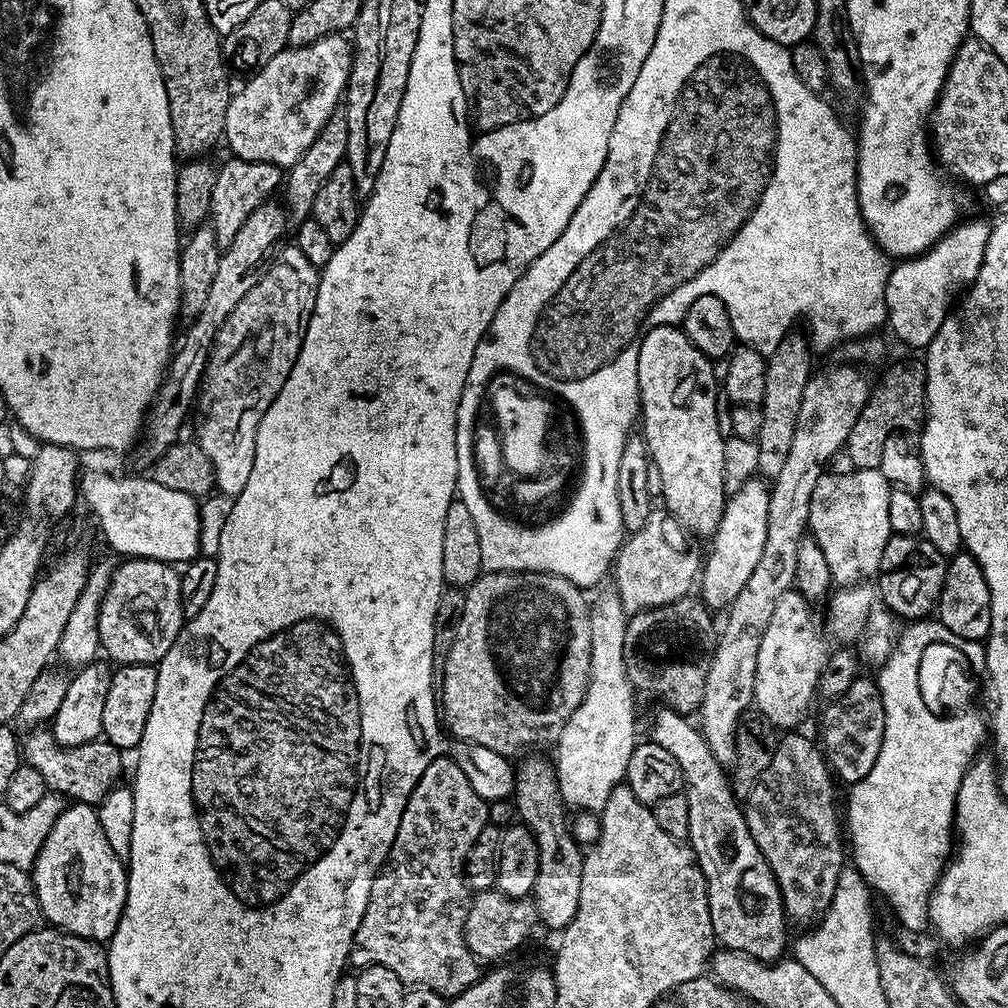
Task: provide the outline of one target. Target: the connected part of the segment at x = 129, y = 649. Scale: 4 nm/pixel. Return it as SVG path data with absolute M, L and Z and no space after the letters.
M128 558L120 563L124 564L115 565L112 581L108 583L108 589L100 603L98 638L103 655L108 655L109 661L117 660L115 663L120 666L126 664L159 665L161 658L170 650L170 646L174 646L181 628L186 623L182 610L180 572L173 565L163 564L160 560Z

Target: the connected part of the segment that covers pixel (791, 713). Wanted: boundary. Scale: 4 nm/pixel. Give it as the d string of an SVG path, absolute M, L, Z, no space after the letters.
M799 592L782 594L778 606L774 606L770 626L766 626L766 634L762 634L762 646L758 646L754 704L776 730L792 730L799 725L796 723L803 718L812 696L814 700L817 695L816 683L830 655L830 647L812 612Z

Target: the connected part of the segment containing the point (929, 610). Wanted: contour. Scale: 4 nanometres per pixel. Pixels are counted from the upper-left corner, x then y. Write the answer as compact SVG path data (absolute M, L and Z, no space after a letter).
M892 535L882 550L882 562L878 573L878 596L885 608L905 621L915 622L931 617L942 594L942 582L946 582L948 560L923 535Z

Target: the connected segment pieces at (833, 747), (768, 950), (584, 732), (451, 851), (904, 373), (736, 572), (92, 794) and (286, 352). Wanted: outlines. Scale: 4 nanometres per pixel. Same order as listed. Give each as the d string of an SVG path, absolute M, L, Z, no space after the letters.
M858 678L837 700L831 701L824 712L824 729L818 735L824 758L837 781L845 780L848 786L857 784L870 774L874 762L878 762L878 750L882 750L882 738L886 730L886 714L882 706L880 685L875 679Z
M663 706L657 707L657 709L657 712L652 716L652 736L650 736L650 740L651 743L662 746L662 750L667 750L682 766L682 774L684 775L684 787L682 791L686 798L686 802L690 802L690 834L688 835L687 843L690 845L692 853L695 854L698 866L706 878L708 901L710 902L710 922L712 923L712 929L714 930L716 939L727 951L741 952L742 954L753 956L765 962L775 962L785 955L784 947L786 947L786 949L789 947L790 937L788 938L788 928L790 929L790 921L788 917L784 915L784 903L782 902L782 894L780 893L778 882L774 878L774 874L770 870L770 866L766 862L762 850L758 850L758 842L754 842L754 834L750 834L750 826L744 817L744 809L741 801L737 799L735 793L732 791L732 780L730 779L729 773L726 771L725 765L720 764L718 758L714 758L714 750L710 750L710 746L706 742L706 738L700 733L699 727L697 727L693 721L691 724L691 722L688 721L691 719L689 719L687 715L675 712L674 709Z
M601 587L595 593L590 604L590 678L588 689L574 714L570 714L570 722L562 726L562 734L554 745L554 763L560 793L569 809L599 814L603 812L606 802L610 802L610 794L628 775L630 754L636 749L636 700L637 693L626 674L624 651L626 650L626 626L629 613L624 611L622 598L615 587Z
M441 755L430 762L430 766L426 766L422 778L418 778L406 802L398 834L388 851L384 867L376 876L366 914L362 914L362 922L354 934L350 957L353 969L386 966L386 970L394 970L394 974L398 974L406 986L429 988L445 998L462 994L480 979L481 965L464 937L468 907L473 898L466 879L466 857L478 834L482 834L482 830L490 823L488 808L489 801L480 797L470 786L469 779L453 759Z
M908 360L905 364L892 364L884 372L880 385L871 389L862 414L858 414L858 422L854 422L854 430L850 430L846 453L852 459L851 467L879 468L882 462L882 446L892 432L919 429L926 416L926 389L928 386L928 370L923 363Z
M753 478L742 486L742 490L731 493L725 499L724 513L716 531L710 537L712 549L702 560L702 571L698 577L698 596L709 609L727 609L738 598L742 586L746 586L758 558L762 558L762 546L766 546L766 518L770 510L768 494L770 488L763 479Z
M33 727L22 740L22 760L42 774L42 782L46 782L49 793L63 796L72 802L98 806L104 796L117 787L120 771L124 768L121 749L115 748L111 742L103 738L92 740L82 746L63 748L47 727Z
M298 247L284 248L280 257L269 266L268 273L257 279L255 286L242 298L238 306L235 306L217 332L198 393L198 408L204 411L200 416L198 443L202 450L206 450L206 458L210 458L214 466L216 488L223 495L235 498L250 479L250 470L254 470L254 446L262 414L270 410L270 402L274 402L278 390L282 390L298 358L306 326L314 310L319 285L320 274L310 262L310 258L306 258L306 254L302 254Z

